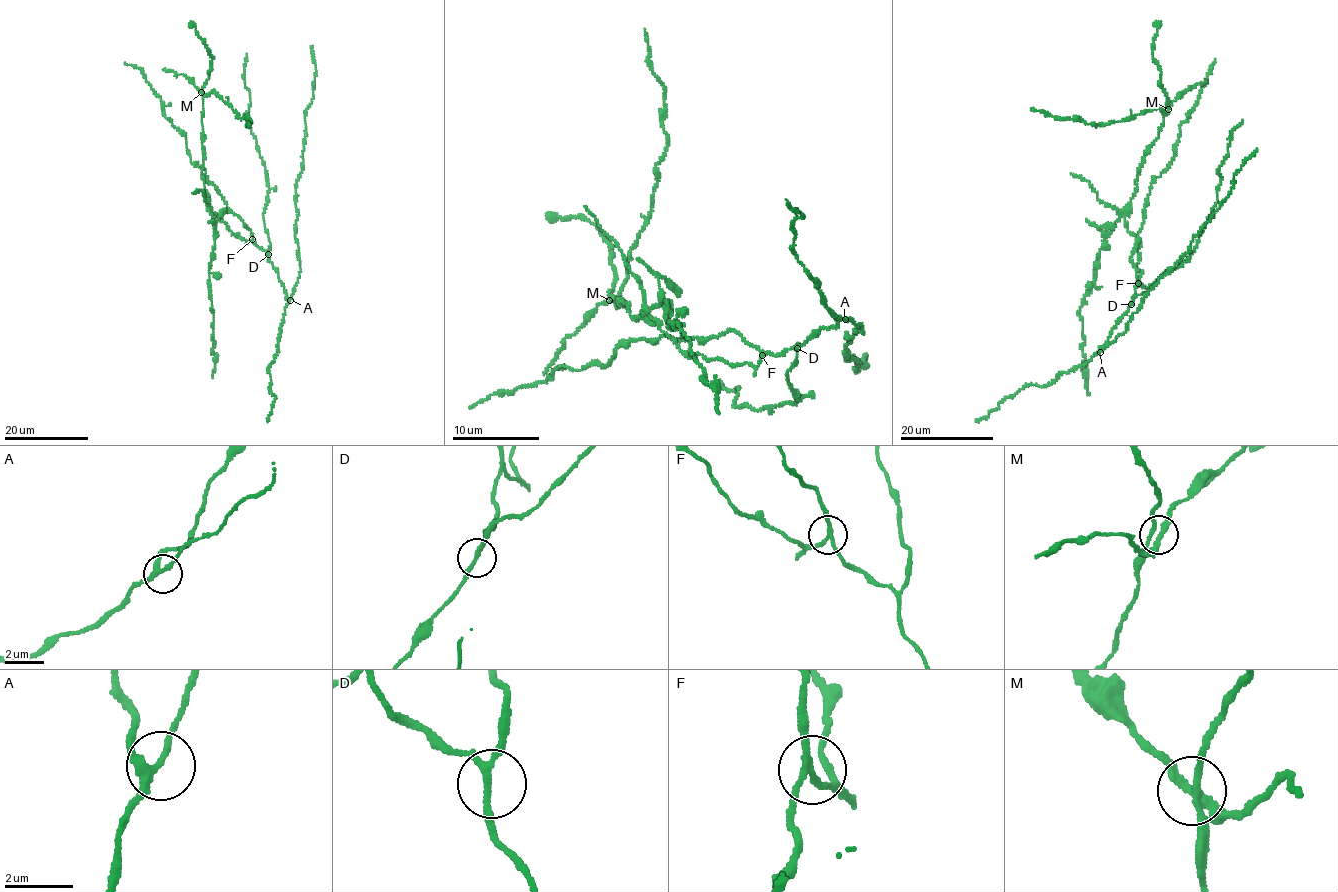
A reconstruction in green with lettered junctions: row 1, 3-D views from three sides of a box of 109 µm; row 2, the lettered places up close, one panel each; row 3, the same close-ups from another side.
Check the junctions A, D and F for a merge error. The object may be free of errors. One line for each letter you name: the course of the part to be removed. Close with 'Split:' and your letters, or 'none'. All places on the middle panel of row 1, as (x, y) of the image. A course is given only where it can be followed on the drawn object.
F: (761, 356), (733, 365), (682, 350), (611, 297), (667, 146), (665, 87), (644, 29)
Split: F

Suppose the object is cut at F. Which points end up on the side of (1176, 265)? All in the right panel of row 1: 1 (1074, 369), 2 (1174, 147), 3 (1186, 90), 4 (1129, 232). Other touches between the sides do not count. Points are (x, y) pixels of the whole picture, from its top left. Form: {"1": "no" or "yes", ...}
{"1": "yes", "2": "yes", "3": "no", "4": "no"}

